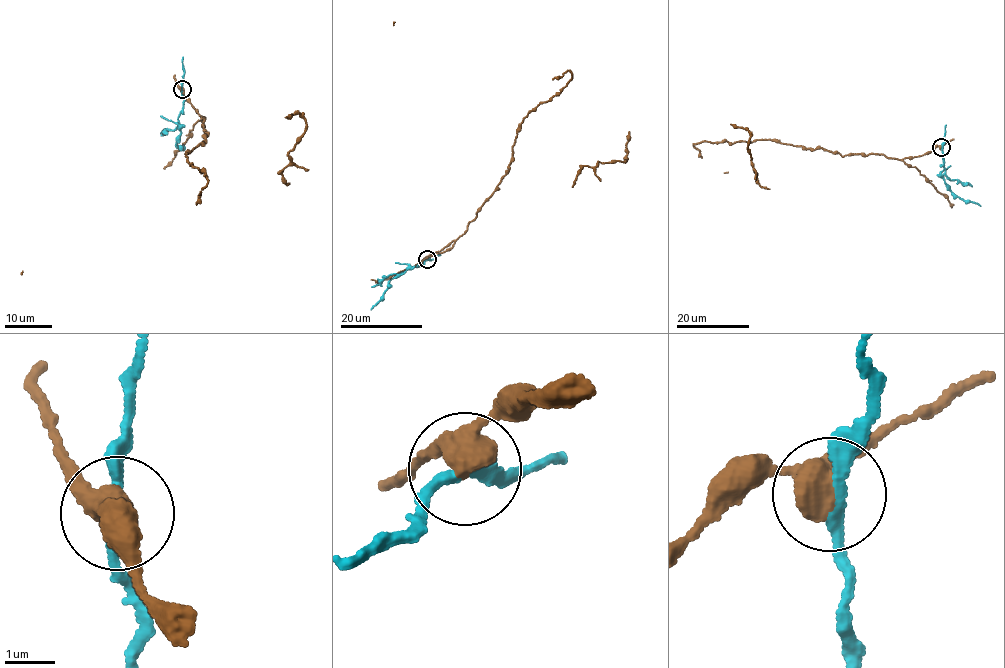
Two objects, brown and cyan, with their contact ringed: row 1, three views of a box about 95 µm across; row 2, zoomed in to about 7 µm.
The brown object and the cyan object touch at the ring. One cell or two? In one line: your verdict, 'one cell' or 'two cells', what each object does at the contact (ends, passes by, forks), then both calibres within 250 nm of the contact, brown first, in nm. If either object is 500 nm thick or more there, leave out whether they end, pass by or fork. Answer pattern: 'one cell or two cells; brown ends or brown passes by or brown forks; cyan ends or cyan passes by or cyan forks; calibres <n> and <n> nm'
two cells; calibres 500 and 240 nm

